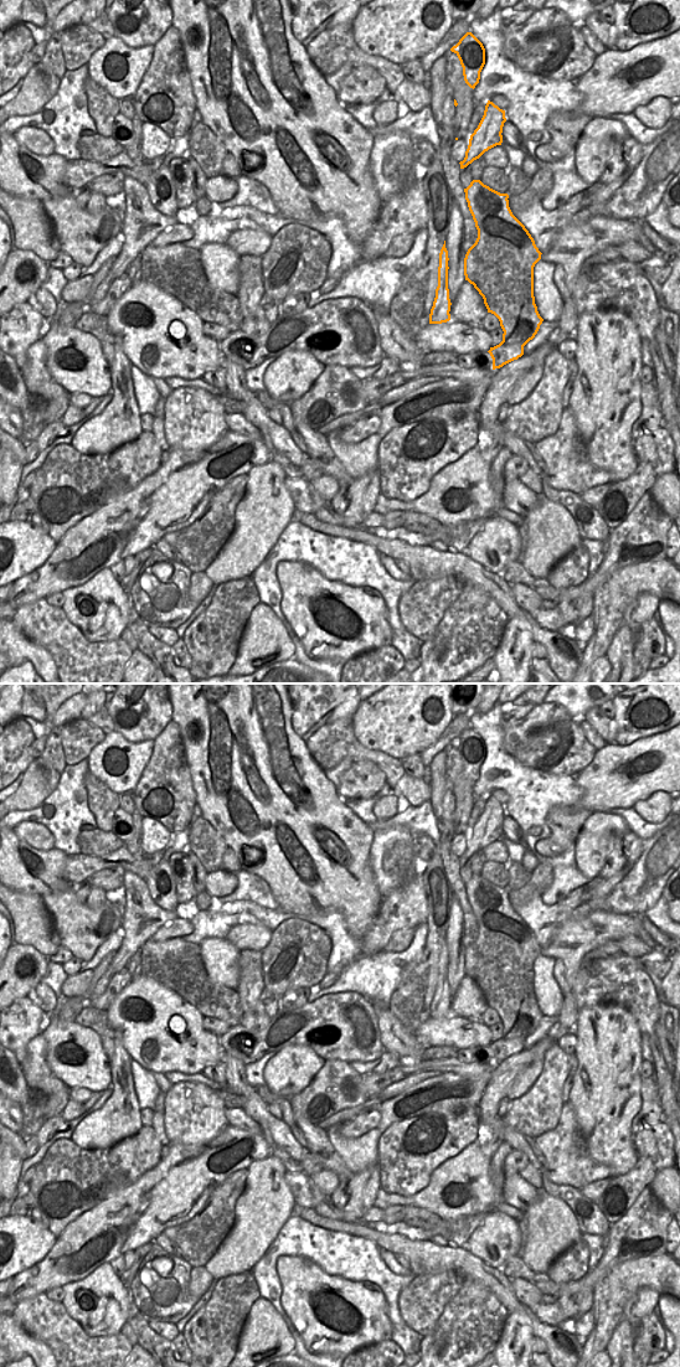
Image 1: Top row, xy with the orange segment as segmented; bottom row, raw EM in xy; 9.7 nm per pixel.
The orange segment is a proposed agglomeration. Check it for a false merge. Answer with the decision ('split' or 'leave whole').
split

